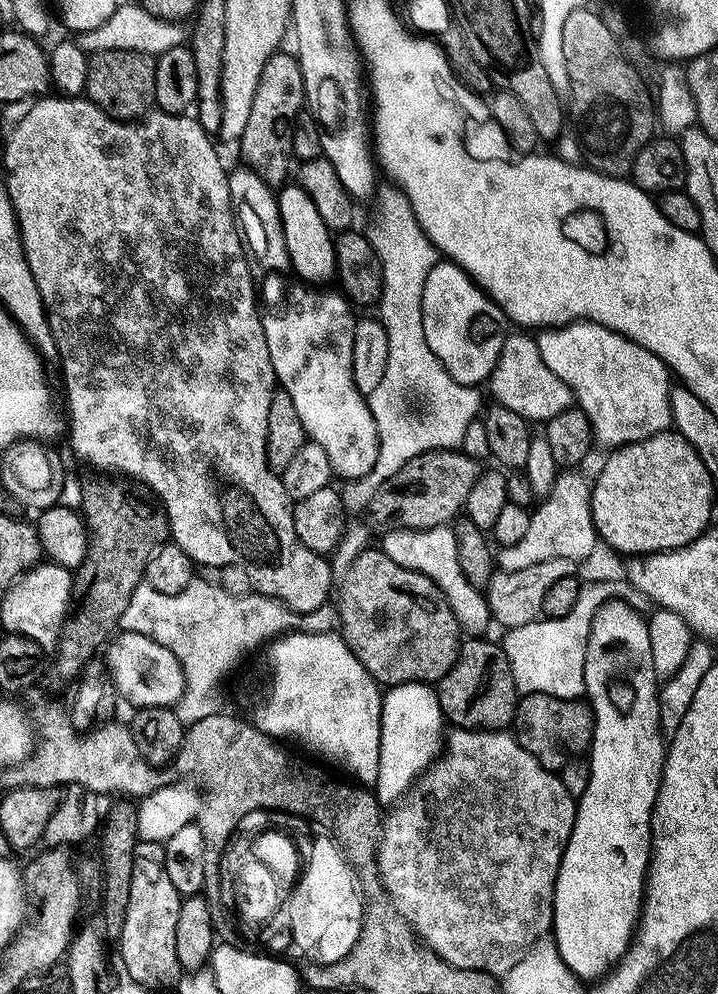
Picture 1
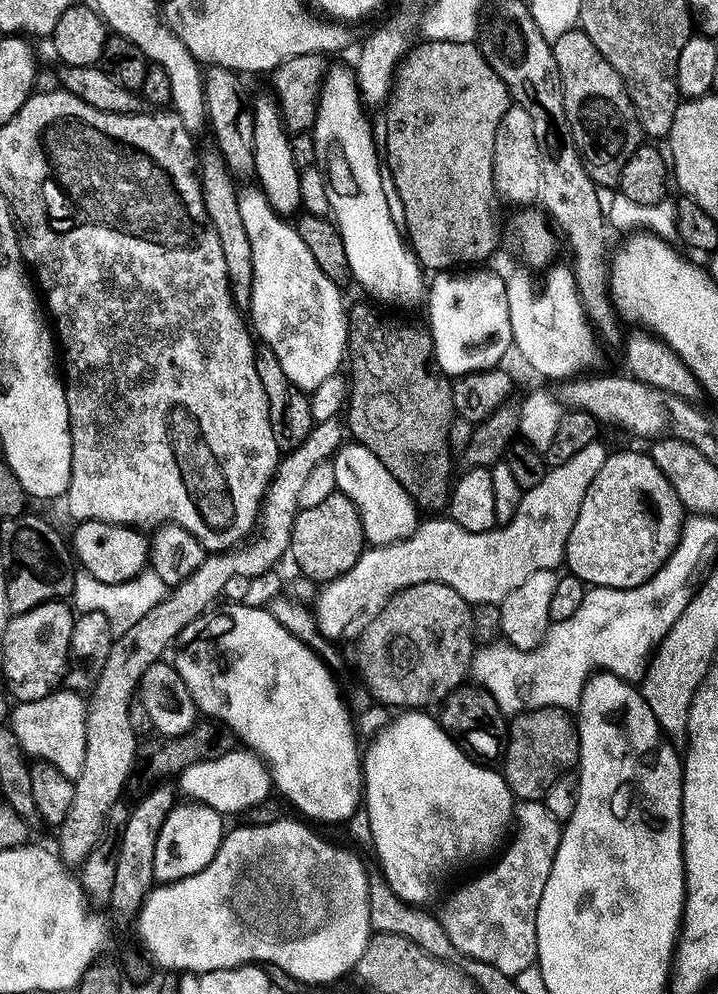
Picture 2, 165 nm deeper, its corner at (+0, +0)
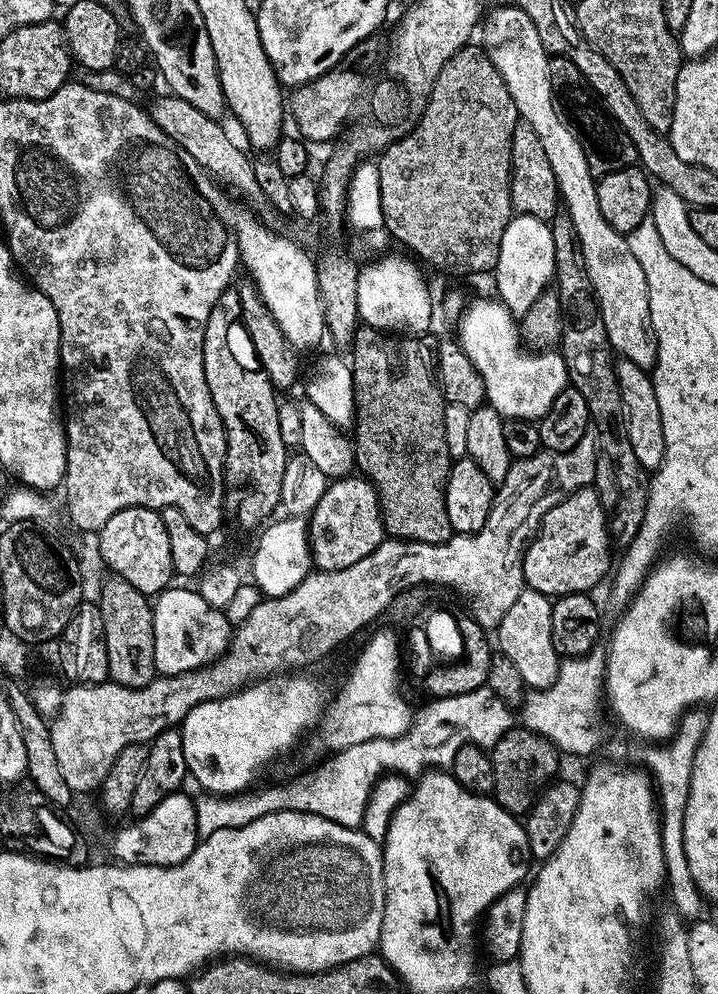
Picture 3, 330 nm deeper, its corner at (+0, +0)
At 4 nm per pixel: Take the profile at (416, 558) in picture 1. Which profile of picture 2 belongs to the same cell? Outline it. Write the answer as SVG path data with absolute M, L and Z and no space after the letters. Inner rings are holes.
M345 443L330 462L334 466L337 489L350 498L360 512L364 539L369 545L396 544L416 529L418 505L413 502L412 495L394 478L394 474L390 474L390 470L386 470L386 466L382 466L382 462L378 462L378 458L374 458L374 454L370 454L370 450L366 450L366 446Z

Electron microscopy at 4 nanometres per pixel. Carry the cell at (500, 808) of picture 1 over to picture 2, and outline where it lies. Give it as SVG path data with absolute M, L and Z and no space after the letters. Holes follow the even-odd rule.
M521 800L515 805L514 835L499 853L500 861L489 872L484 872L481 876L474 877L469 884L462 885L441 906L440 912L438 911L441 926L446 930L450 942L454 942L461 957L486 962L502 970L502 974L513 978L522 970L536 964L538 902L542 902L542 890L546 890L546 878L550 878L550 866L554 866L554 854L558 854L561 831L561 821L556 820L554 814L550 814L550 810L546 810L543 802Z

